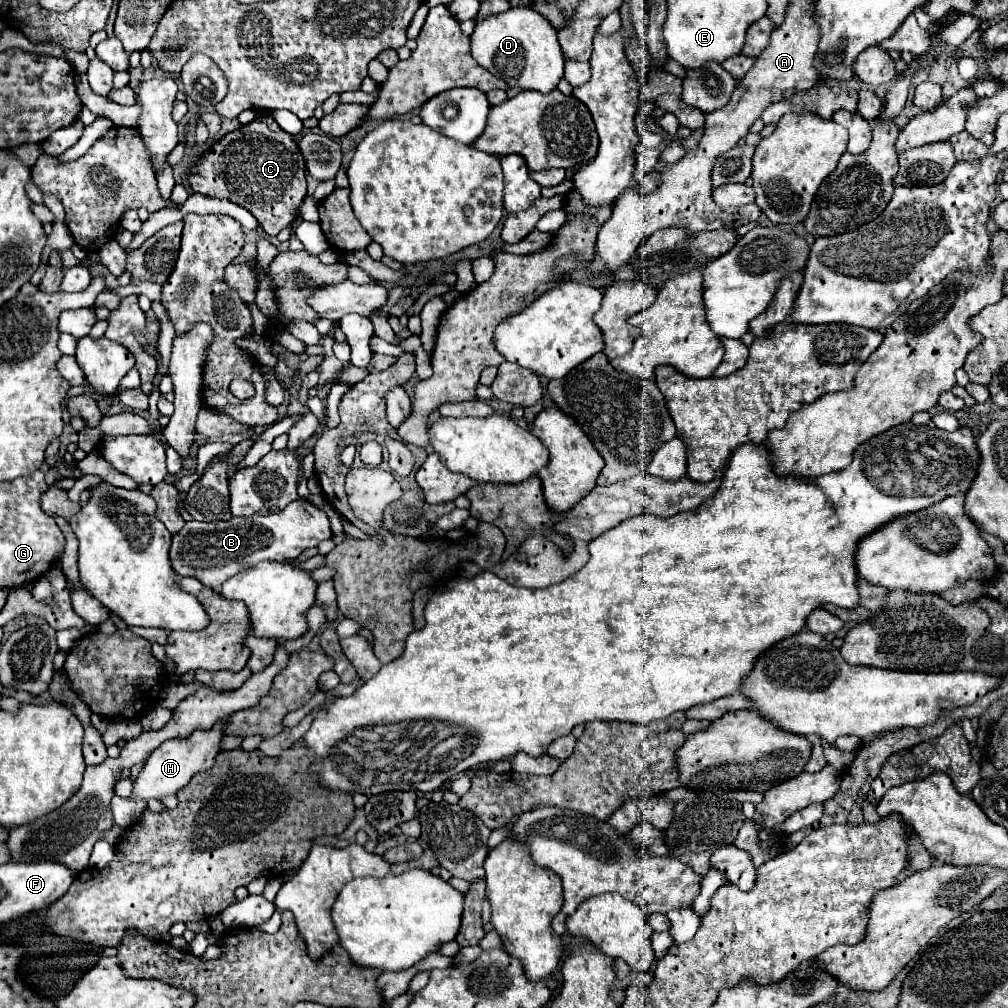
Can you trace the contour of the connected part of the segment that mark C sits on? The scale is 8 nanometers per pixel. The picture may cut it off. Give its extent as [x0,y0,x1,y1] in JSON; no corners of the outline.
[186,113,306,235]

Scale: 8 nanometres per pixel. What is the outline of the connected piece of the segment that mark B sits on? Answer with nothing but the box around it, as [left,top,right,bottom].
[170,499,332,587]

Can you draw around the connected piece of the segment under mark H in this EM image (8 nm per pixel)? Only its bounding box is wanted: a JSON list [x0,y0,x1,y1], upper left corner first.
[130,719,228,801]

